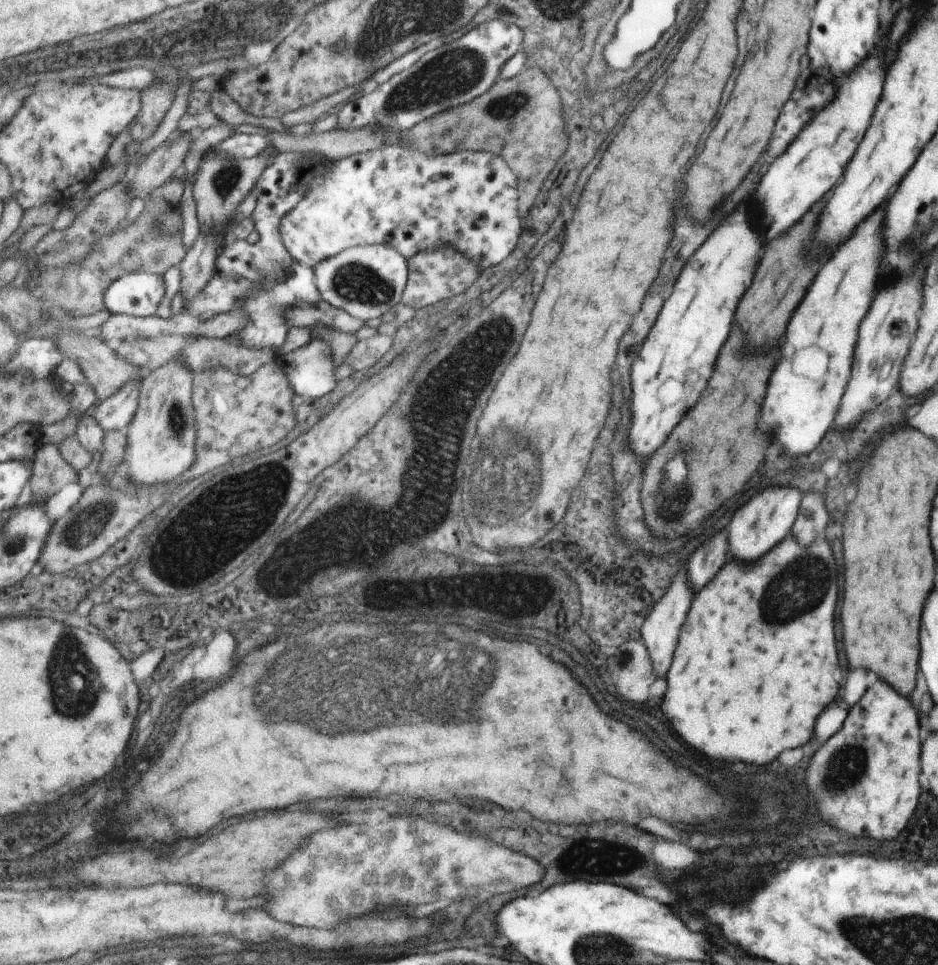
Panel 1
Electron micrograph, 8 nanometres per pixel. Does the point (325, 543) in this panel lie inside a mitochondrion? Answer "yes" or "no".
yes

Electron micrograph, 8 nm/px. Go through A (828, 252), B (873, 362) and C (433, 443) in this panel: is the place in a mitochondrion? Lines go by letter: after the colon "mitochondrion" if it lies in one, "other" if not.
A: other
B: mitochondrion
C: mitochondrion

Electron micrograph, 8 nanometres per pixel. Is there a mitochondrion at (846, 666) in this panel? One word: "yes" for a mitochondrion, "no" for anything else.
no

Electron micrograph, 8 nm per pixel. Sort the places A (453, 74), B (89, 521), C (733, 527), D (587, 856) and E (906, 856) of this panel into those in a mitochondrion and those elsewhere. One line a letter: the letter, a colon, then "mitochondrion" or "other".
A: mitochondrion
B: mitochondrion
C: other
D: other
E: other

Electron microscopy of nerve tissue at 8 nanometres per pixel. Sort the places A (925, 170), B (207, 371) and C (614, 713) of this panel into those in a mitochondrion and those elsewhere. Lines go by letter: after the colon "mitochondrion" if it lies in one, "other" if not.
A: other
B: other
C: other

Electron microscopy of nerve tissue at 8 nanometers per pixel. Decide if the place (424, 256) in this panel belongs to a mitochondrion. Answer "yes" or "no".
no

